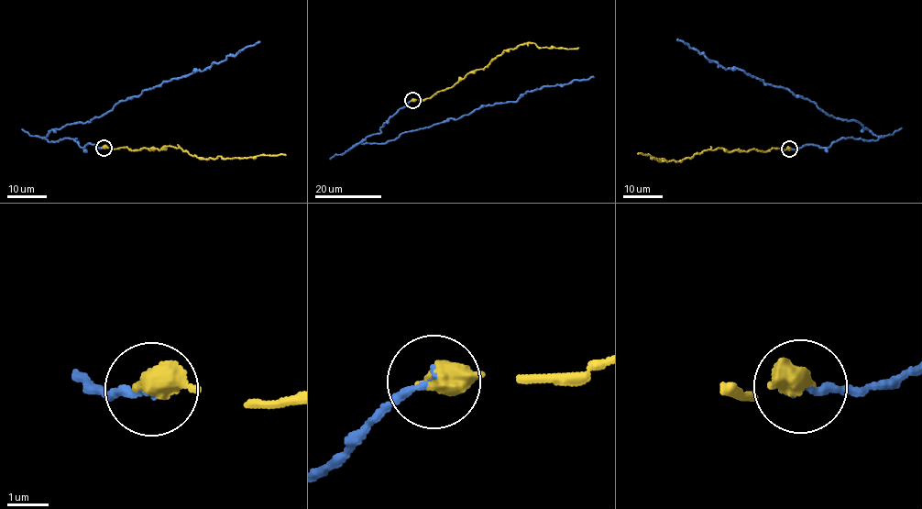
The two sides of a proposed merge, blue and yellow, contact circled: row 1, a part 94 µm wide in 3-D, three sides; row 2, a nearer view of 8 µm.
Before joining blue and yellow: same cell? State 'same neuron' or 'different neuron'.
same neuron

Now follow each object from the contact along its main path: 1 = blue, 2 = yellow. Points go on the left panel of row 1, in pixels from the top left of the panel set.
1: (104, 147), (47, 138), (50, 131), (89, 122), (120, 101), (259, 41)
2: (104, 147), (132, 149), (148, 148), (149, 150), (172, 146), (197, 157), (214, 159), (286, 155)

